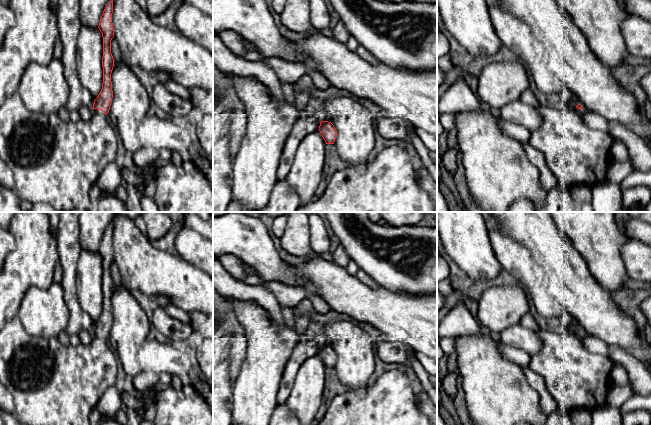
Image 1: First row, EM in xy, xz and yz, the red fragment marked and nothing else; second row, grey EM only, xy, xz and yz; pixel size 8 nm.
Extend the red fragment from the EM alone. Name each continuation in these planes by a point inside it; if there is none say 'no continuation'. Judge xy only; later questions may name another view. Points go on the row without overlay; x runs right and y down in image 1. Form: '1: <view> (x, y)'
1: xy (52, 384)

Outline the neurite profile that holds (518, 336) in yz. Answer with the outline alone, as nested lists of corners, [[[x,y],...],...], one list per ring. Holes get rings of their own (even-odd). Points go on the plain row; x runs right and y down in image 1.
[[[521,324],[508,327],[497,338],[503,344],[521,349],[530,356],[536,354],[542,348],[542,341],[538,334]]]

